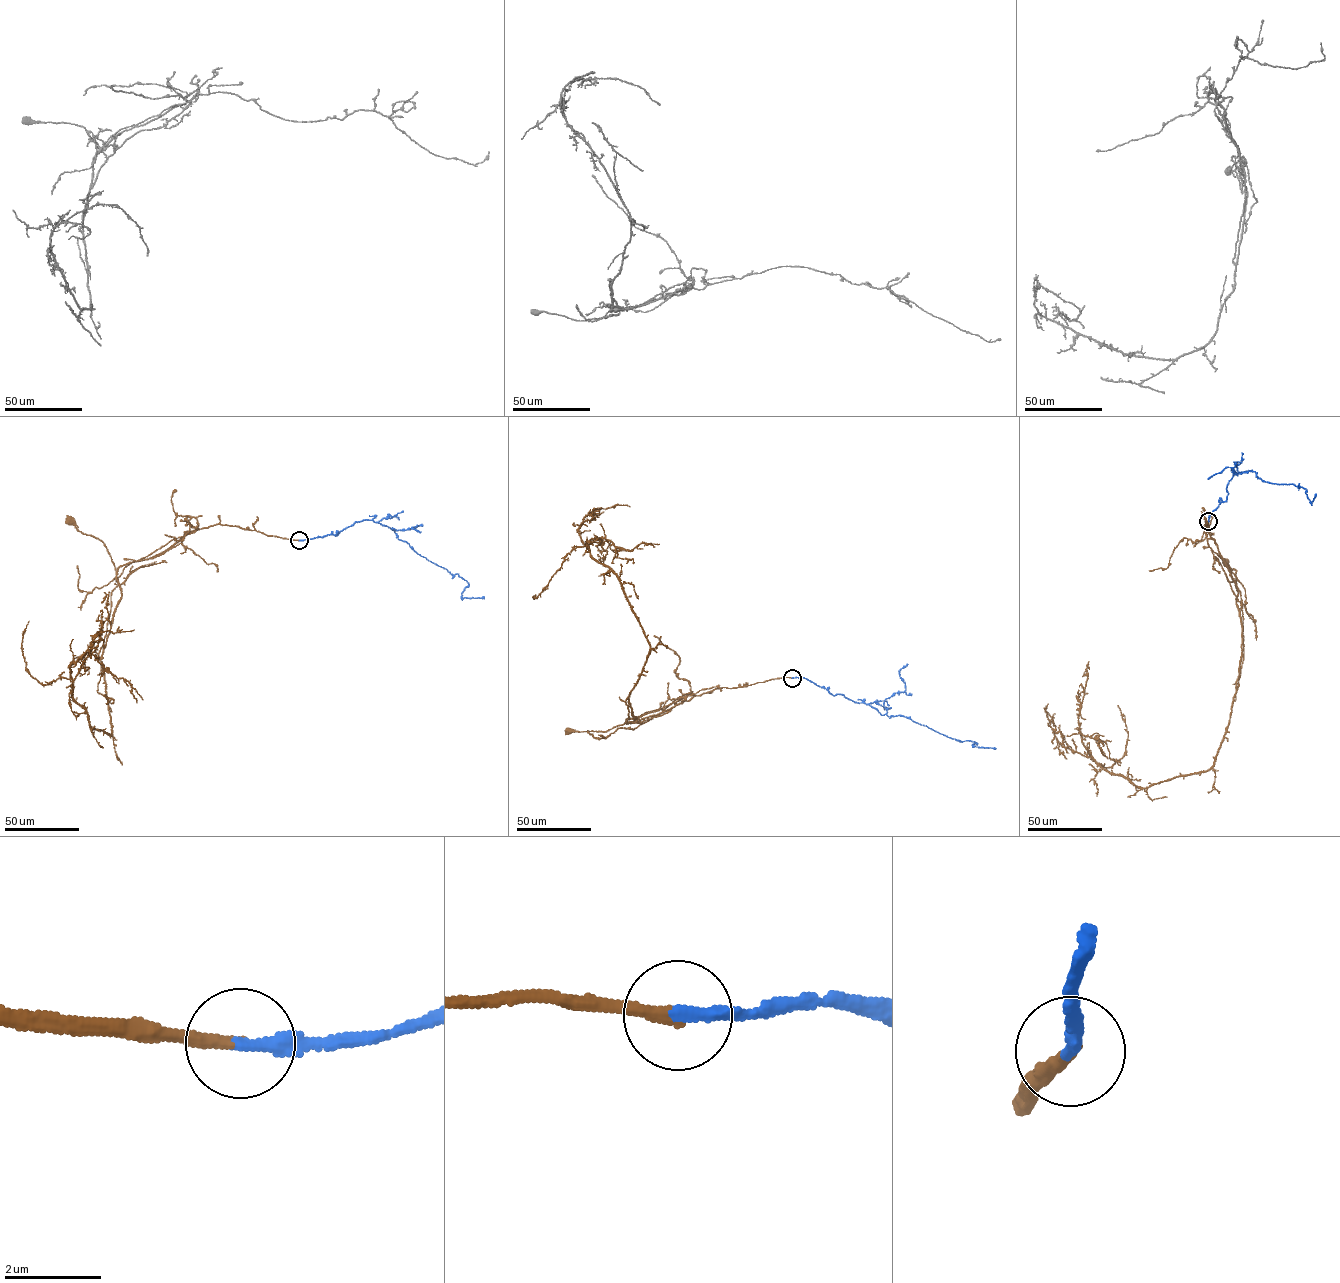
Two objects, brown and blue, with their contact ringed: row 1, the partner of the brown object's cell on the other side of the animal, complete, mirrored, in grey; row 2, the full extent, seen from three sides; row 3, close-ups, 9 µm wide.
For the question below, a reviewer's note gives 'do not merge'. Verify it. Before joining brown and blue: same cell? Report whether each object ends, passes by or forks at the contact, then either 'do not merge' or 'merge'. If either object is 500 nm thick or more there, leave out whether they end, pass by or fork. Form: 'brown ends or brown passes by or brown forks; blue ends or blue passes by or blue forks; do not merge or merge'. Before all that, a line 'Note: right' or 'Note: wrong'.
Note: wrong
brown ends; blue ends; merge

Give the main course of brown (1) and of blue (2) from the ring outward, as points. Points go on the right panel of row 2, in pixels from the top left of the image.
1: (1208, 521), (1205, 529), (1214, 540), (1235, 583), (1237, 596), (1236, 571), (1225, 563)
2: (1208, 521), (1226, 500), (1227, 484), (1236, 472), (1252, 470), (1270, 483), (1299, 483), (1311, 502), (1316, 494)

